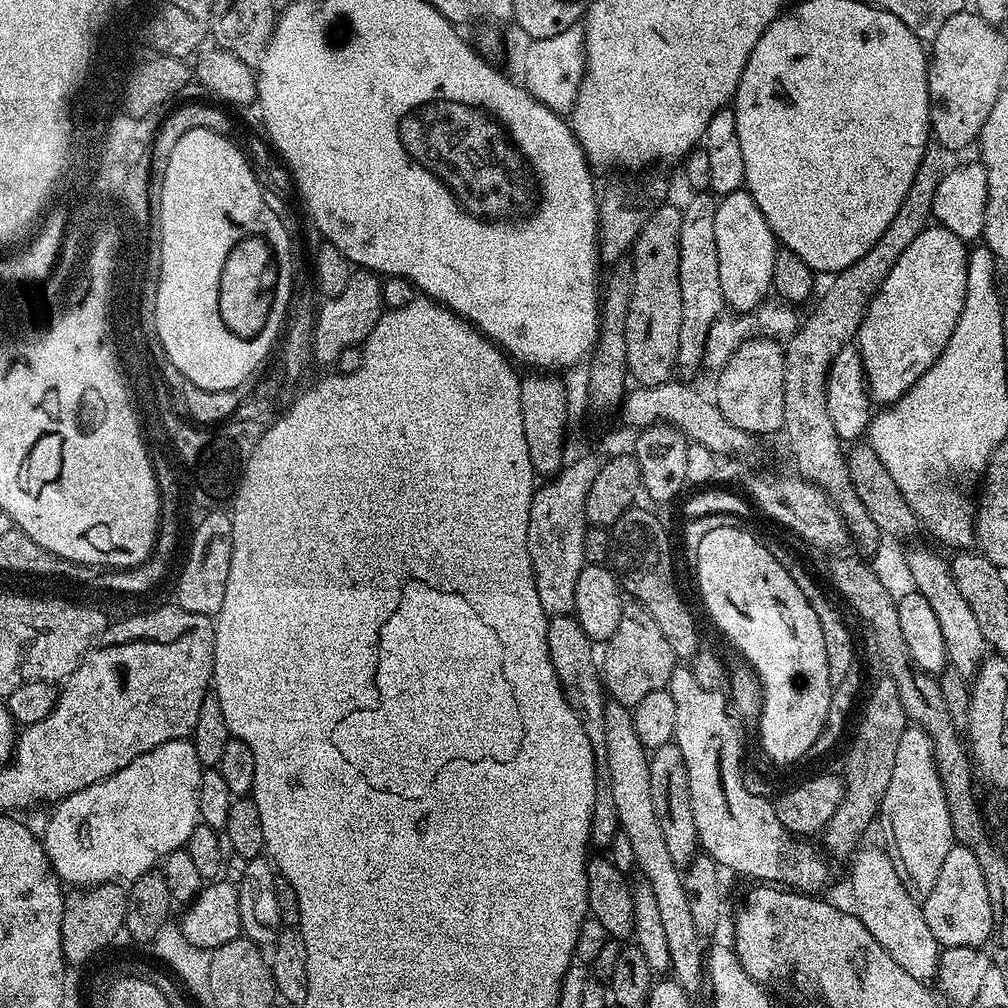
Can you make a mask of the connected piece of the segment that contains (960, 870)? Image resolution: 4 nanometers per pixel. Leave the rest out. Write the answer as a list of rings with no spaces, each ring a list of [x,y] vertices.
[[[953,843],[950,854],[946,854],[942,862],[942,870],[938,870],[938,882],[934,882],[934,890],[923,897],[922,907],[926,926],[930,926],[934,938],[944,948],[978,948],[993,939],[990,890],[986,890],[986,878],[982,878],[978,858],[964,844]]]

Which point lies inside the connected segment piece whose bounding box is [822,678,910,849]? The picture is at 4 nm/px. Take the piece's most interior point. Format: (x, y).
(866, 774)

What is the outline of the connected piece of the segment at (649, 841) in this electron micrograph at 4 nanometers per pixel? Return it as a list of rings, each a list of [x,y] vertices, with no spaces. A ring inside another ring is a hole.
[[[605,703],[604,729],[606,730],[606,762],[610,770],[610,787],[618,809],[620,831],[626,834],[626,838],[630,838],[636,868],[644,875],[643,883],[654,892],[663,930],[666,933],[667,949],[670,950],[671,975],[680,983],[684,992],[695,994],[706,984],[706,956],[702,948],[700,952],[702,936],[694,926],[690,905],[686,903],[681,869],[674,862],[674,858],[670,858],[670,850],[666,847],[666,838],[662,834],[662,826],[658,826],[658,814],[654,814],[654,802],[650,798],[649,749],[644,748],[642,742],[638,742],[632,713],[623,704]]]

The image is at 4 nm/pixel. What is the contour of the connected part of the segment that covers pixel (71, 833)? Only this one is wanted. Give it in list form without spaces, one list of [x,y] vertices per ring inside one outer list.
[[[186,738],[171,740],[140,755],[106,779],[92,783],[90,787],[59,801],[42,831],[44,849],[57,876],[63,883],[78,888],[92,887],[93,884],[131,882],[151,871],[175,849],[185,847],[194,826],[200,822],[198,786],[201,784],[203,769],[193,741]]]

